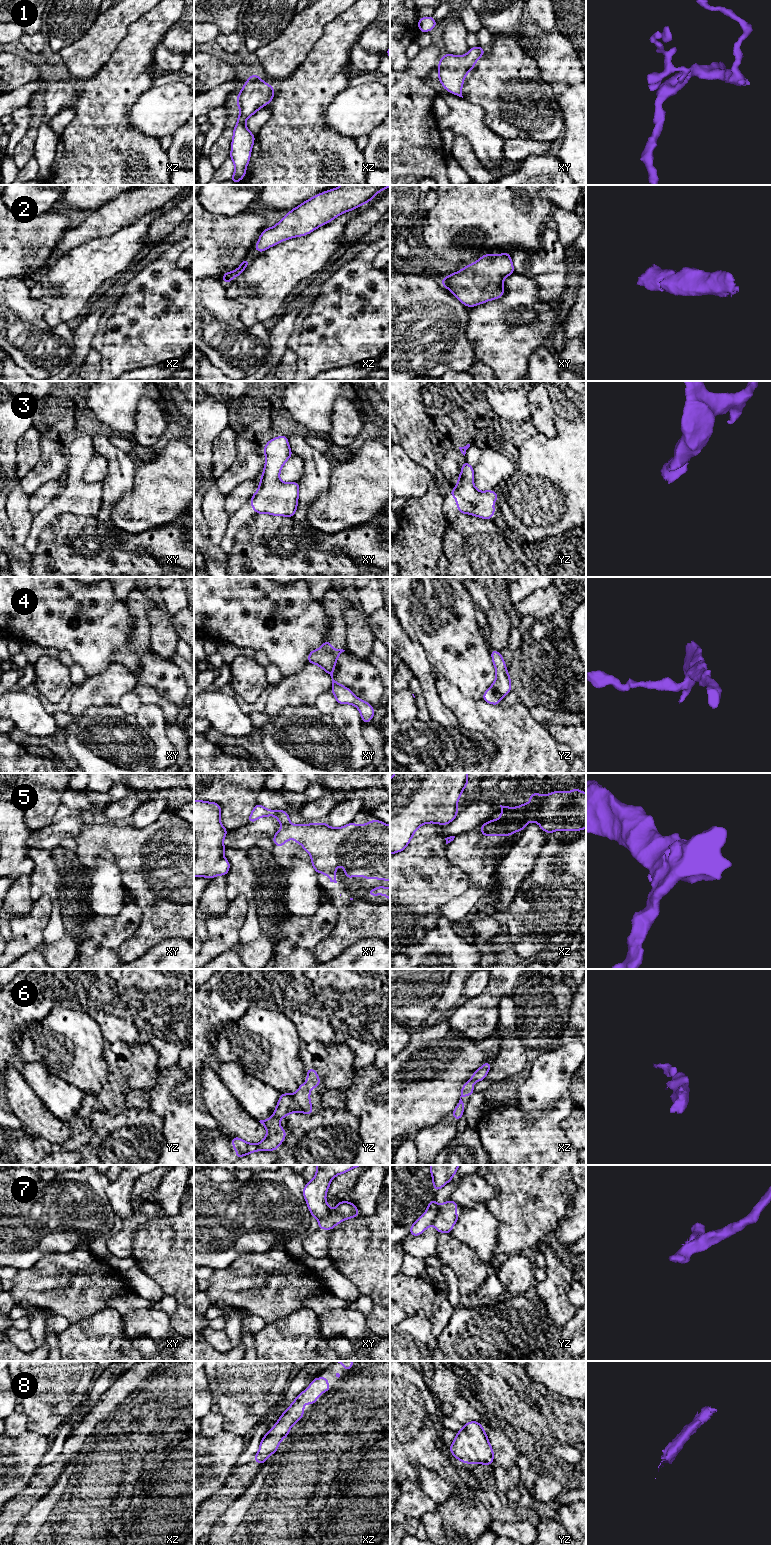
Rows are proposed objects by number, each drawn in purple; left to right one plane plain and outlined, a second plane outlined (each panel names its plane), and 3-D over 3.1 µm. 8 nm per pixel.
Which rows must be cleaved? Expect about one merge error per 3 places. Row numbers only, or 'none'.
5, 7

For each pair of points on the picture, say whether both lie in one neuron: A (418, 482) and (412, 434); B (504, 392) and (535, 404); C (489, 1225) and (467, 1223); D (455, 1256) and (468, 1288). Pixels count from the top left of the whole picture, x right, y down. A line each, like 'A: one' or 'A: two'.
A: two
B: two
C: one
D: one

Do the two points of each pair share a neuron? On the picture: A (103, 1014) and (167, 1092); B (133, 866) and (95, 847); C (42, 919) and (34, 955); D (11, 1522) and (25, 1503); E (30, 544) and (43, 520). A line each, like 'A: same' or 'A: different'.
A: different
B: same
C: different
D: same
E: same

